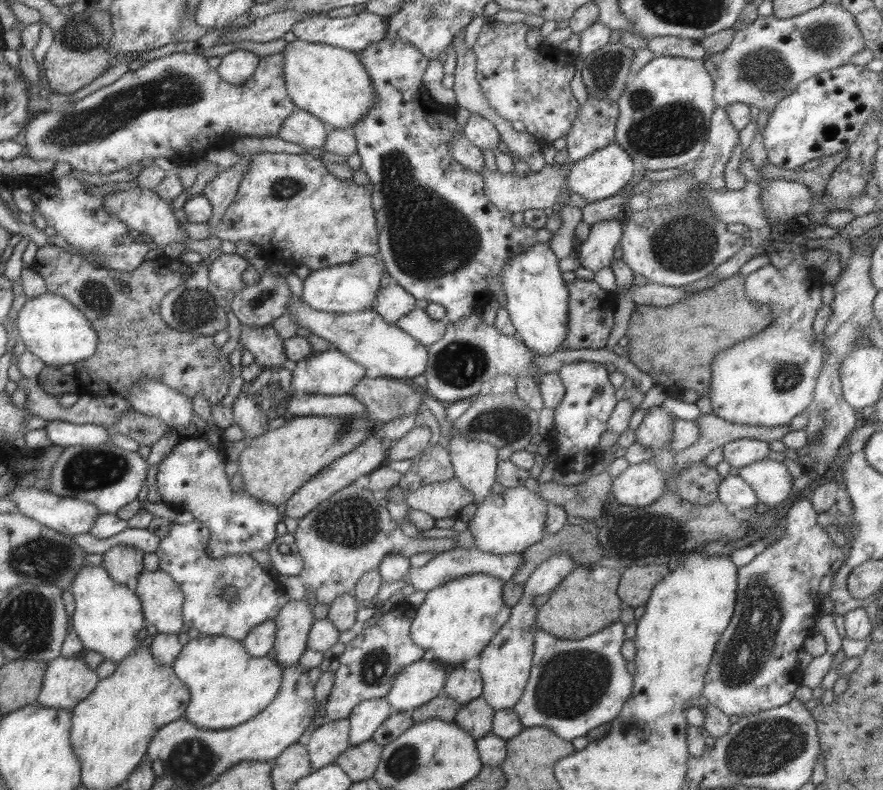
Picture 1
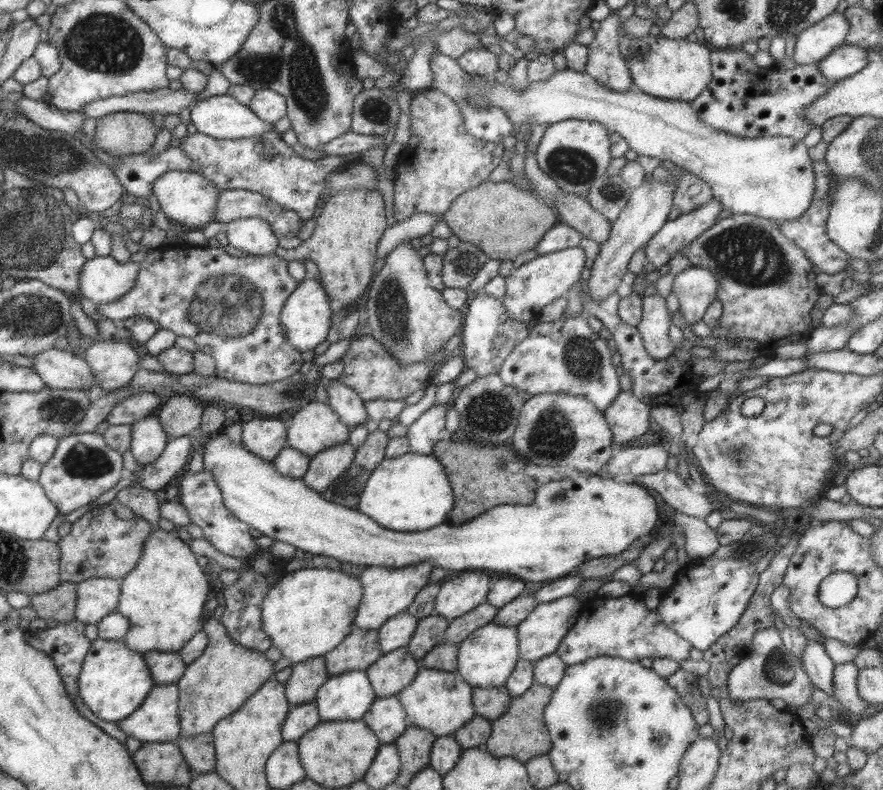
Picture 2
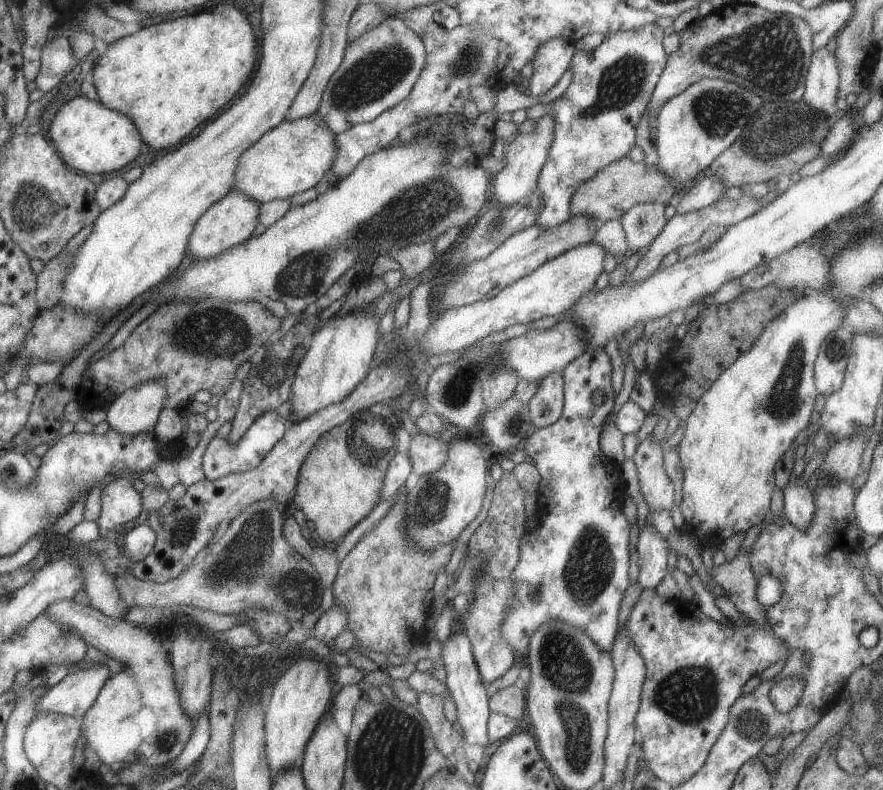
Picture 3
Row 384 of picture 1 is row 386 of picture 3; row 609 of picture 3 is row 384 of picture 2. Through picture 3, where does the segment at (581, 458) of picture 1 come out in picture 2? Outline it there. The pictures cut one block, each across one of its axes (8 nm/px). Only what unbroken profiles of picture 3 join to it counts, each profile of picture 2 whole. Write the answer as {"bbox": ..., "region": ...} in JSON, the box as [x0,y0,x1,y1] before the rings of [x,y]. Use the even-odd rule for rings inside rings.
{"bbox":[497,316,619,413],"region":[[[586,316],[537,322],[505,358],[497,372],[499,378],[506,385],[531,395],[563,392],[583,396],[602,413],[619,394],[619,381],[611,364],[612,351],[590,322]]]}

